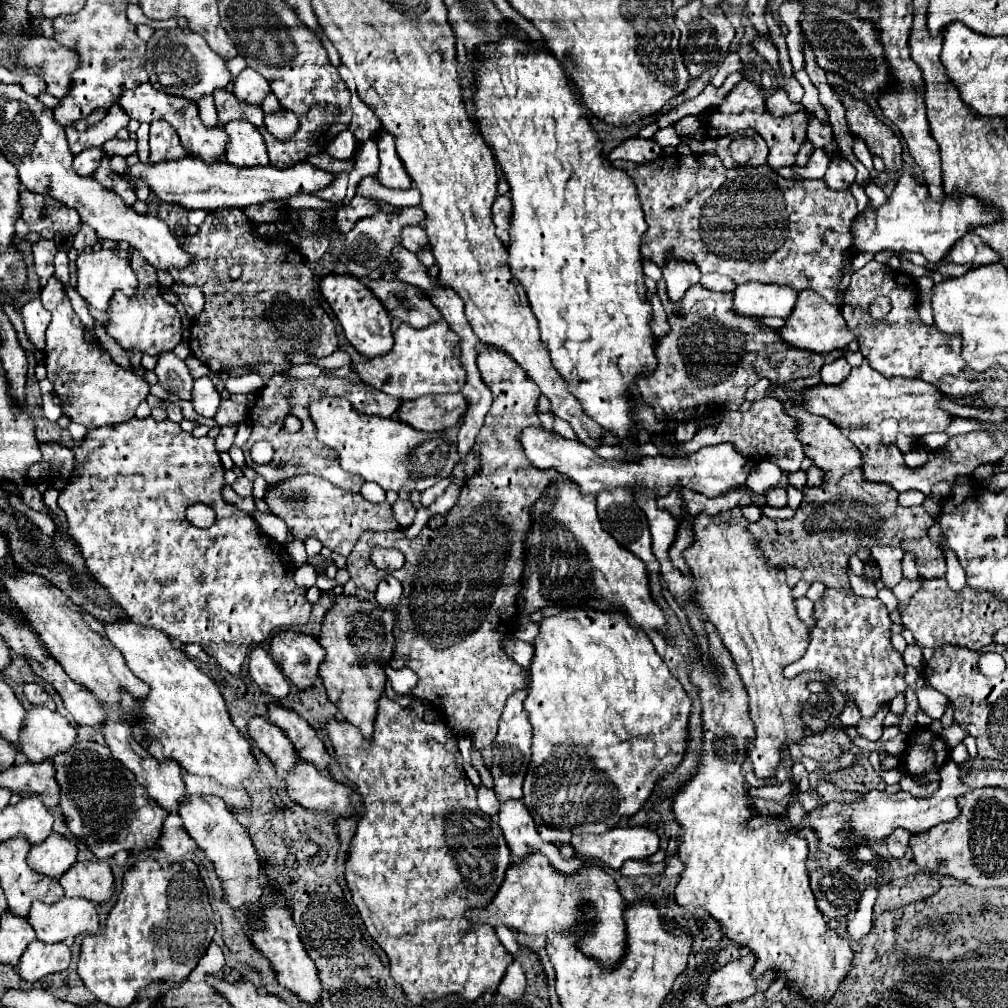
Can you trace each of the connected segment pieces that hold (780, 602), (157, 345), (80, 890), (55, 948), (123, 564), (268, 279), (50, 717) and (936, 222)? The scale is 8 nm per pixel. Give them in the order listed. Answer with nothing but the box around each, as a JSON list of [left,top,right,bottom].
[[634,490,828,778],[104,258,182,356],[58,860,114,902],[18,940,72,982],[58,416,312,674],[172,208,338,376],[20,704,76,762],[850,172,998,262]]

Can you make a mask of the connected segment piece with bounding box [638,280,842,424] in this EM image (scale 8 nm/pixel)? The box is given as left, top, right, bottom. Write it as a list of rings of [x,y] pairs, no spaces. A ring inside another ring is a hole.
[[[664,280],[658,282],[658,296],[664,302],[664,310],[668,314],[670,322],[670,334],[664,336],[656,344],[656,358],[658,358],[658,368],[648,376],[648,380],[640,380],[638,384],[638,394],[640,398],[654,408],[654,414],[662,422],[690,422],[698,420],[704,416],[718,418],[720,412],[730,412],[738,410],[746,402],[746,390],[754,386],[760,378],[770,378],[772,384],[782,384],[788,380],[796,378],[808,378],[820,372],[820,368],[836,356],[840,356],[840,350],[828,352],[828,354],[812,354],[812,352],[796,352],[796,348],[784,348],[780,340],[776,340],[776,330],[772,328],[760,328],[756,324],[756,318],[746,318],[746,316],[736,316],[732,314],[732,296],[730,294],[718,294],[704,290],[700,284],[688,288],[688,292],[682,298],[682,312],[674,312],[674,304],[668,298],[668,292],[664,288]],[[724,366],[730,366],[730,372],[724,372]]]

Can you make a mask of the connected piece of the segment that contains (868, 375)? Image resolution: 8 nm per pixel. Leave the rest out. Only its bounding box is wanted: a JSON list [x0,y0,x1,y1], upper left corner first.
[802,362,950,444]

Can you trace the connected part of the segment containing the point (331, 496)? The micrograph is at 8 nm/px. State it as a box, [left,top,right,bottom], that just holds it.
[266,476,400,556]

